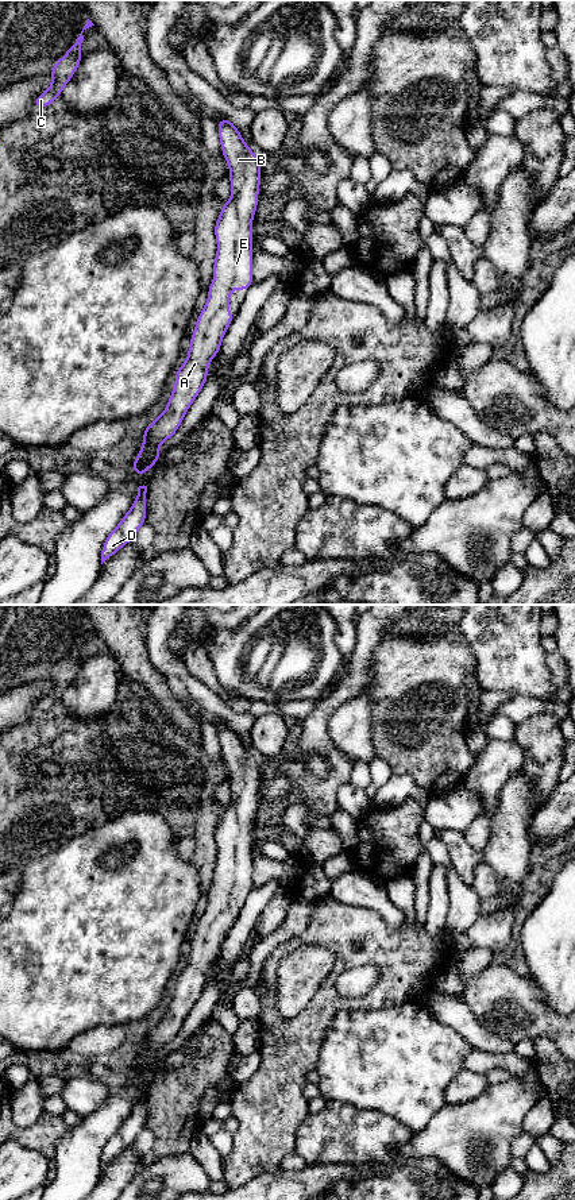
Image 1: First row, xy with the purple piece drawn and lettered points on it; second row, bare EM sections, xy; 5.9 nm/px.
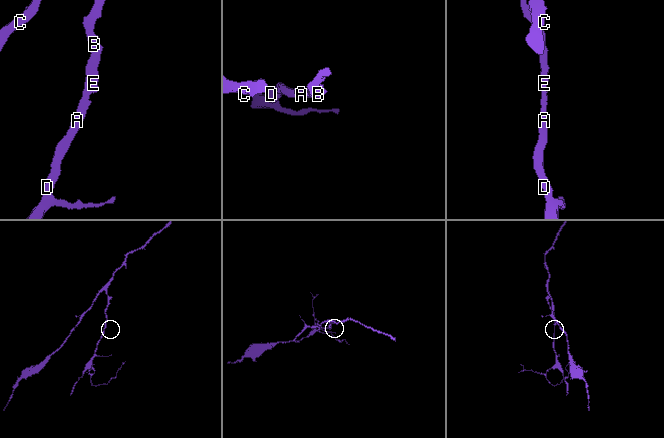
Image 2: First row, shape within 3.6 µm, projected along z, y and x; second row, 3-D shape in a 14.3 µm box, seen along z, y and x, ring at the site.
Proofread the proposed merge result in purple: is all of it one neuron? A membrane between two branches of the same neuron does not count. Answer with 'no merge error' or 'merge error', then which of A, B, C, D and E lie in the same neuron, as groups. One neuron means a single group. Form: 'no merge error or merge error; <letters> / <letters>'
no merge error; A B C D E

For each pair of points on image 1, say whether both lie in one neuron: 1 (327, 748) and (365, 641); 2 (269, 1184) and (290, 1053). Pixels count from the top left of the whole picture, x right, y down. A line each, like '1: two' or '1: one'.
1: one
2: two

